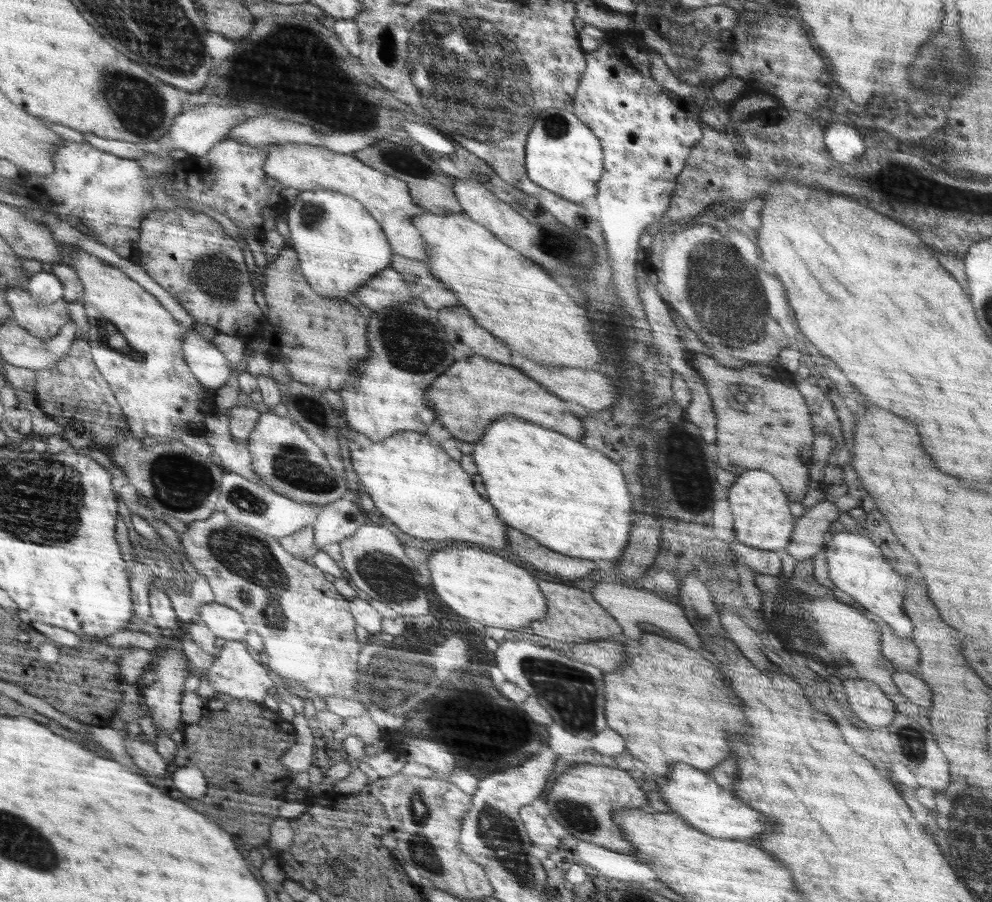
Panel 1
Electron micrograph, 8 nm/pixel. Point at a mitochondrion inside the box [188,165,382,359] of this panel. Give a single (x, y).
(216, 274)

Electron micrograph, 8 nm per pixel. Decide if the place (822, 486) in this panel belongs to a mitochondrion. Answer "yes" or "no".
no

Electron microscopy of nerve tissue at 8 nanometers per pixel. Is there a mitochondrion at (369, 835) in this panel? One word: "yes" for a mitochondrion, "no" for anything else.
no

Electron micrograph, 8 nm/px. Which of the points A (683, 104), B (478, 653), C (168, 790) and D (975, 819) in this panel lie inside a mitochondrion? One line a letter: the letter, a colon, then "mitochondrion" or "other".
A: other
B: other
C: other
D: mitochondrion

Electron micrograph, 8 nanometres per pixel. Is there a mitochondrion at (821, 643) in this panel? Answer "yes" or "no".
yes

